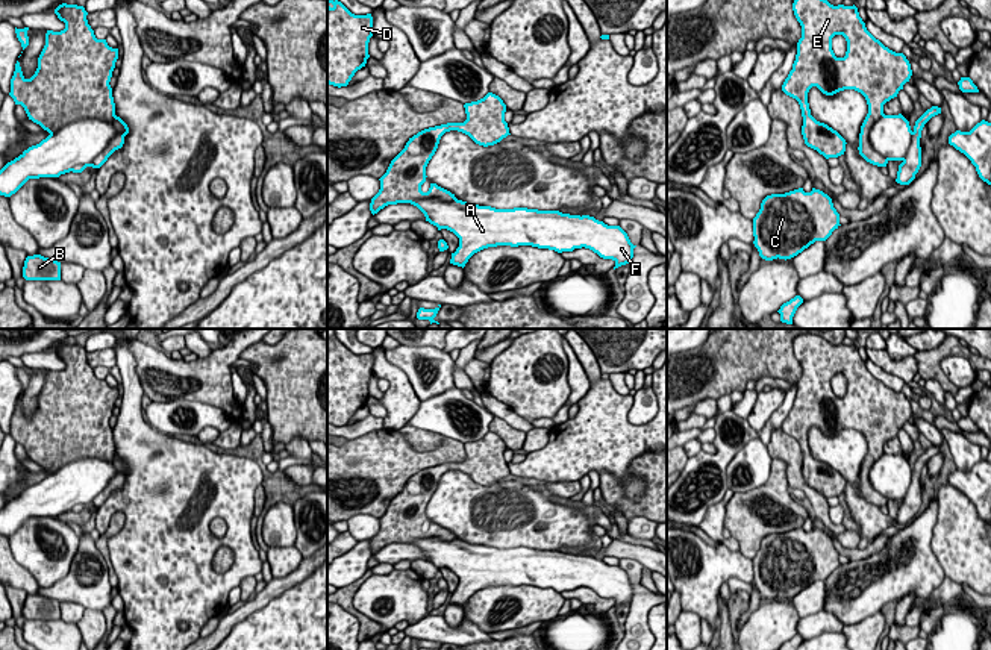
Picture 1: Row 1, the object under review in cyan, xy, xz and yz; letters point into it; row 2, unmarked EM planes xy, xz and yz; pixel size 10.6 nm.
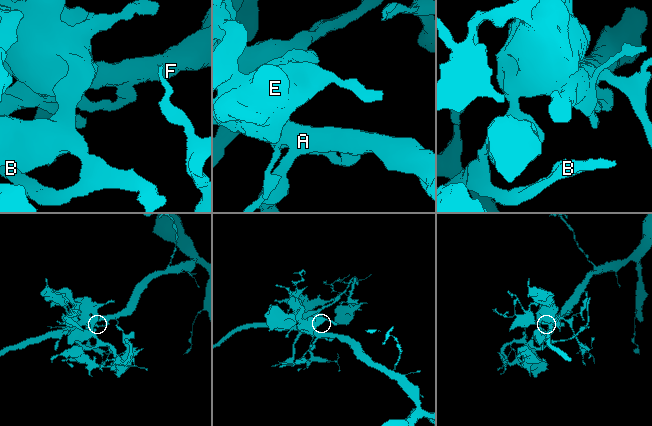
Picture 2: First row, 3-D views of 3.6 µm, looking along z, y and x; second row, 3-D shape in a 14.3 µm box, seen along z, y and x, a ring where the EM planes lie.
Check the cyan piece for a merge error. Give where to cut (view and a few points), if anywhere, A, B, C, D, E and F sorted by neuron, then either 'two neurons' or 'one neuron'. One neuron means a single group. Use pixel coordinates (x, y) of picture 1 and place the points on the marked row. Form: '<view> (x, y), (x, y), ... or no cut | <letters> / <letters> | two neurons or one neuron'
xy (115, 115), (109, 121), (76, 118), (50, 134) | A F / B C D E | two neurons

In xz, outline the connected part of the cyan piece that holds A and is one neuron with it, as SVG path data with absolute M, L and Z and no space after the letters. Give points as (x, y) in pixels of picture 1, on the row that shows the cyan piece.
M423 198L411 205L438 230L447 229L459 238L450 264L462 268L474 253L488 247L532 245L558 253L585 247L603 259L612 259L615 270L632 262L636 247L620 226L608 226L589 215L527 208L496 209L458 198Z

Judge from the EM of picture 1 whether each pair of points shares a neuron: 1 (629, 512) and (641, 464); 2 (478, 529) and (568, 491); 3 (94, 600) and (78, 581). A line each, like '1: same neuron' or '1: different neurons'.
1: same neuron
2: different neurons
3: same neuron

